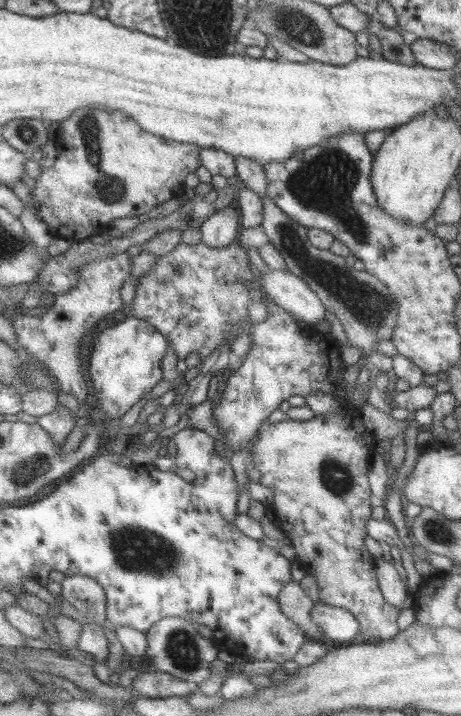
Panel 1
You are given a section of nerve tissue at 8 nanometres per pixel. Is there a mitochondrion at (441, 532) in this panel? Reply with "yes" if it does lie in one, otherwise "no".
yes

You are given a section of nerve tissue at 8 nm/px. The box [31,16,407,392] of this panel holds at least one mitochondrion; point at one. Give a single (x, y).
(323, 182)

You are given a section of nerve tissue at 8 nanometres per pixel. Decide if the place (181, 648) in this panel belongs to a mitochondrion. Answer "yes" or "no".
yes

